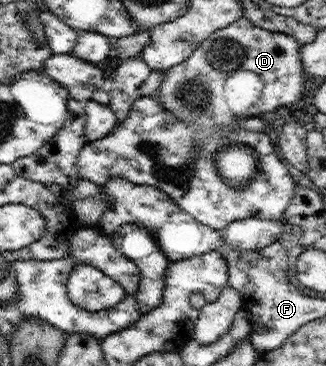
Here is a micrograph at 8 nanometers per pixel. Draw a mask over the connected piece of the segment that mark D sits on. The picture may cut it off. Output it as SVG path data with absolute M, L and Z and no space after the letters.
M242 16L236 22L226 26L226 28L215 30L184 62L176 66L171 66L169 69L163 71L163 79L161 80L158 92L159 101L161 105L174 116L185 120L185 122L189 122L189 124L193 124L193 130L198 132L198 134L200 130L213 132L213 130L217 130L217 128L221 128L221 130L236 130L239 126L235 121L237 118L266 117L271 112L276 114L276 110L280 106L286 109L291 103L299 100L301 94L304 93L305 82L305 72L303 71L301 61L301 49L302 45L300 45L293 36L256 26L253 22L250 22Z

